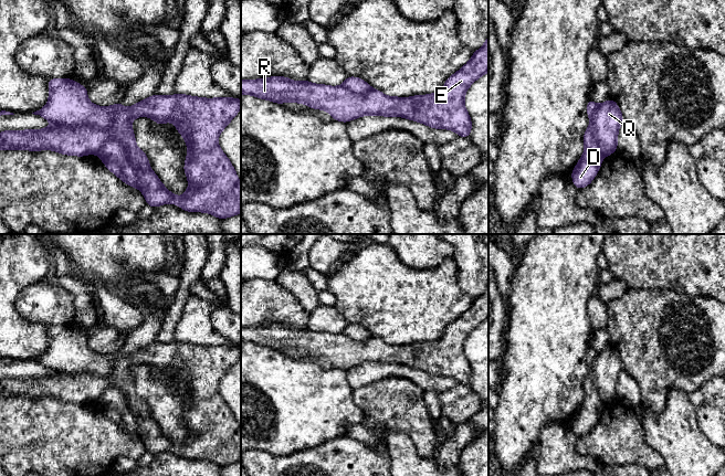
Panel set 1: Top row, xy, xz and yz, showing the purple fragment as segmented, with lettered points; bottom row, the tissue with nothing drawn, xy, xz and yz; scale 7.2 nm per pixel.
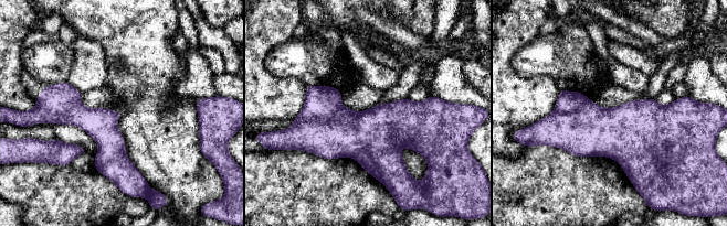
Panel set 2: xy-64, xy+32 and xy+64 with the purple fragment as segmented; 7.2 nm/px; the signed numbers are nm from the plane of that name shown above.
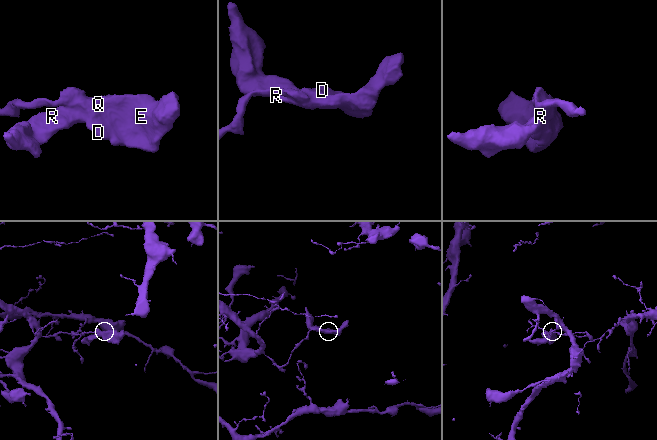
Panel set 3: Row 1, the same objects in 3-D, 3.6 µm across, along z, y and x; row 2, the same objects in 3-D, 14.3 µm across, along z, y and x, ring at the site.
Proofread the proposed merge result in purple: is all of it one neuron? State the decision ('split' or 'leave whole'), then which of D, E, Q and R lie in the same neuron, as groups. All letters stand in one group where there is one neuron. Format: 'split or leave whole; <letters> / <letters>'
split; D / E Q R

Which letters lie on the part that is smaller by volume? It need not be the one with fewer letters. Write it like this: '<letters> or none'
E, Q, R

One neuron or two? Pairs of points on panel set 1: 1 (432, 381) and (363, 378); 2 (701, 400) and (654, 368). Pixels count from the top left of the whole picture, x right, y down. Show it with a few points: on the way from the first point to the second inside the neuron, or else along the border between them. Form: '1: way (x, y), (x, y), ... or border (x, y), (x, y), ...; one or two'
1: way (414, 374), (403, 371), (380, 371); one
2: border (712, 378), (708, 378), (689, 394); two

